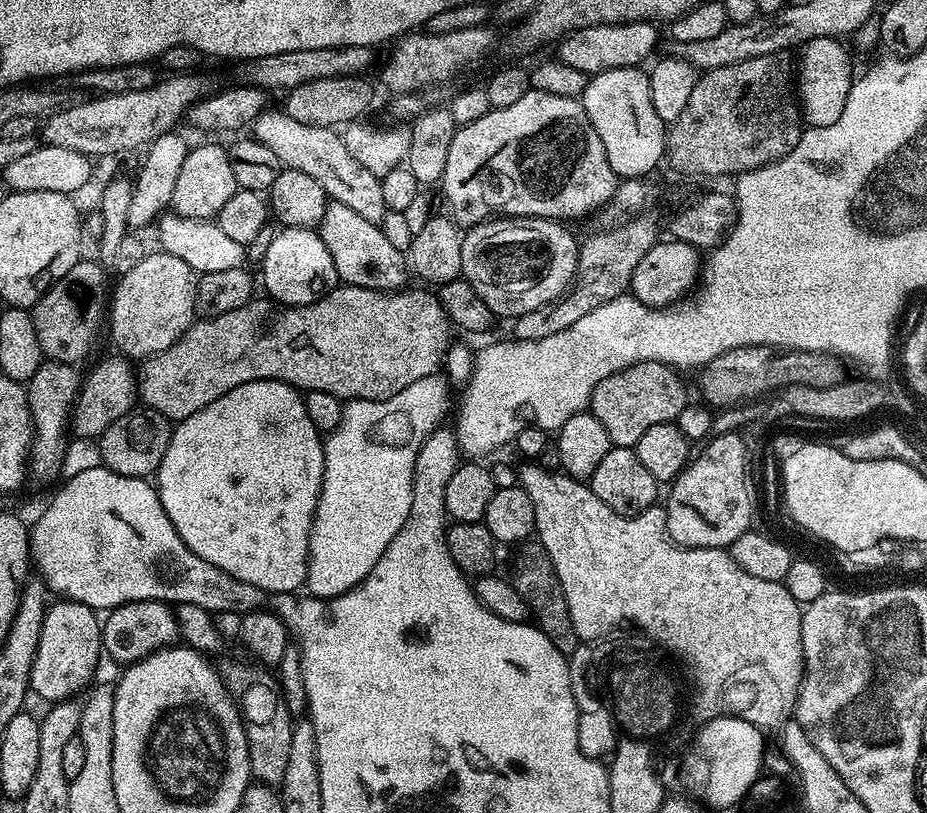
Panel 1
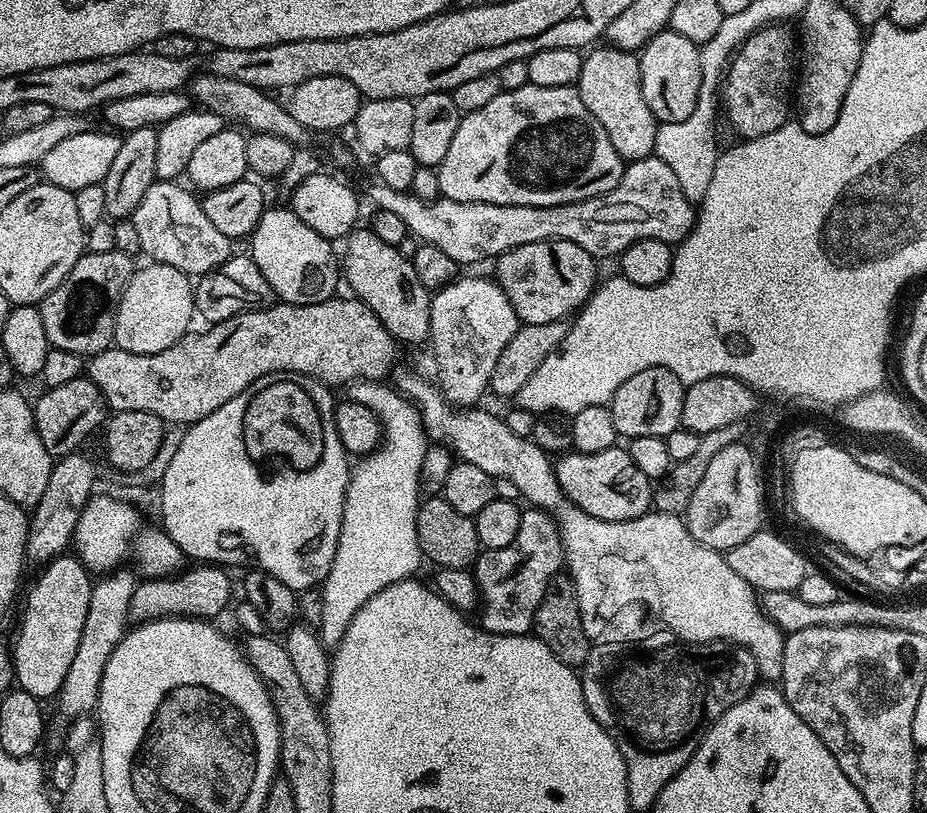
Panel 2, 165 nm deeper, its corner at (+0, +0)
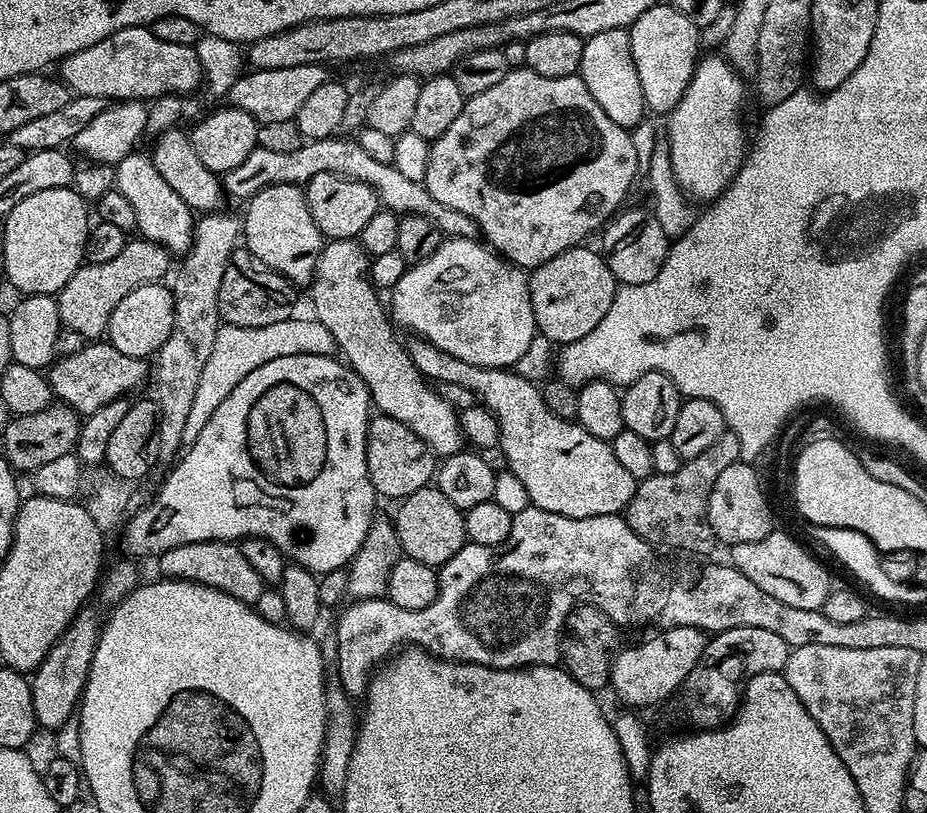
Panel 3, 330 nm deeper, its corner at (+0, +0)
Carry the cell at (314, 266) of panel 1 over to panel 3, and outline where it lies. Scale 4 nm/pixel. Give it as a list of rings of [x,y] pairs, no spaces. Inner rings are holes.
[[[298,184],[266,186],[266,190],[247,201],[245,208],[248,209],[242,212],[243,247],[293,284],[311,285],[326,240],[318,226],[314,226],[314,218],[310,218],[305,189]]]

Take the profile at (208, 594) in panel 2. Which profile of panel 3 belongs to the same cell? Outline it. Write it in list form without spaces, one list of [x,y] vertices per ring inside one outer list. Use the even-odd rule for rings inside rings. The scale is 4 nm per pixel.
[[[230,540],[186,542],[182,546],[174,546],[174,550],[161,552],[158,563],[160,563],[161,577],[170,580],[192,580],[195,584],[205,584],[238,598],[244,604],[254,606],[266,587],[262,574],[258,574],[258,570],[254,570],[254,566],[246,562],[239,543]]]

